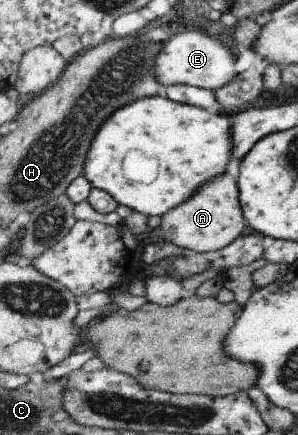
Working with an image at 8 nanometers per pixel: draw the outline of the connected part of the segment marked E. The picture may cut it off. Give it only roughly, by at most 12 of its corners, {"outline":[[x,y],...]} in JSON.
{"outline":[[198,31],[164,41],[154,75],[217,91],[241,77],[234,52]]}

